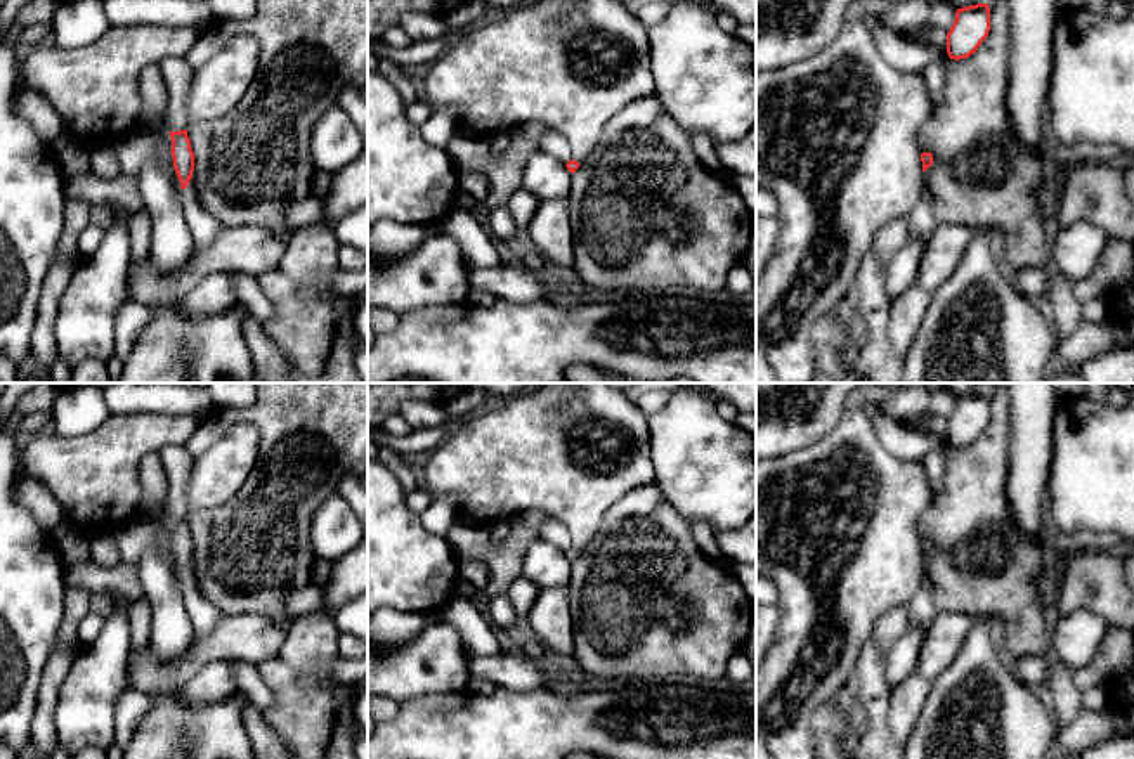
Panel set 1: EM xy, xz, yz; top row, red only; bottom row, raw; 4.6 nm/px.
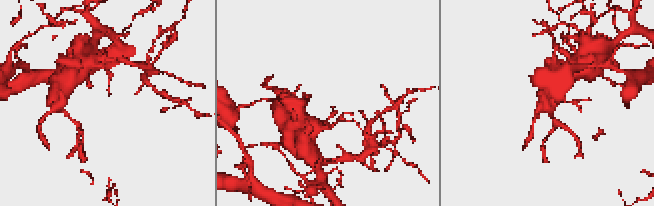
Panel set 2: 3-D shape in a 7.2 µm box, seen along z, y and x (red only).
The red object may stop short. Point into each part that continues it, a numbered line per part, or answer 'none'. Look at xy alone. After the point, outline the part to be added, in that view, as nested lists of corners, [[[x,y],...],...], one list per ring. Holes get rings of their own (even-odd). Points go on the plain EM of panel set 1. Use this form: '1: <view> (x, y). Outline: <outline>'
1: xy (203, 616). Outline: [[[182,577],[180,586],[184,593],[184,607],[196,634],[206,636],[220,622],[224,613],[199,594],[192,577]]]

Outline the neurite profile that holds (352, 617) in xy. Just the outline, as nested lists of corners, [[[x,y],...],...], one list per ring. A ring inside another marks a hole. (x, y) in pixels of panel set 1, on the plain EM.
[[[368,594],[342,605],[333,619],[340,632],[352,632],[368,641]]]

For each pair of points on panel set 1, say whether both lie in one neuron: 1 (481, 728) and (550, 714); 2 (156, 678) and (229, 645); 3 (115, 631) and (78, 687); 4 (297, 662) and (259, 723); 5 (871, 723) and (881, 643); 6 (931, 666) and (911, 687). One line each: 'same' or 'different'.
1: same
2: same
3: same
4: different
5: different
6: different

